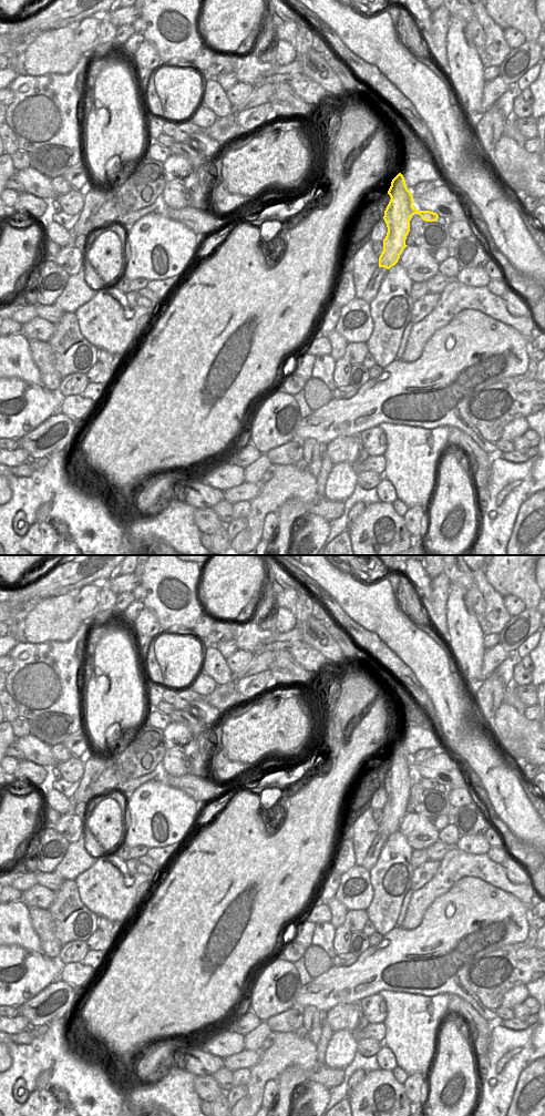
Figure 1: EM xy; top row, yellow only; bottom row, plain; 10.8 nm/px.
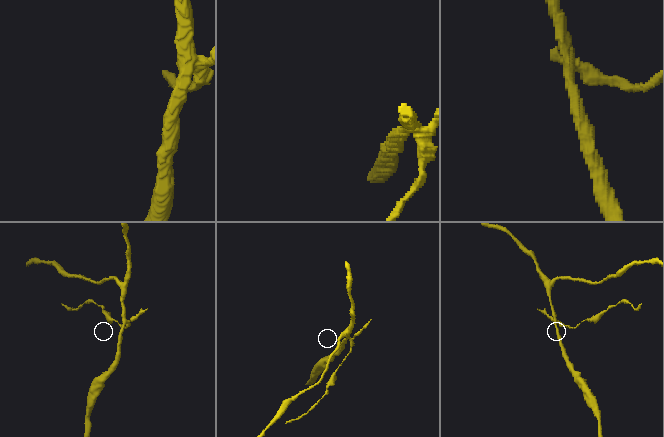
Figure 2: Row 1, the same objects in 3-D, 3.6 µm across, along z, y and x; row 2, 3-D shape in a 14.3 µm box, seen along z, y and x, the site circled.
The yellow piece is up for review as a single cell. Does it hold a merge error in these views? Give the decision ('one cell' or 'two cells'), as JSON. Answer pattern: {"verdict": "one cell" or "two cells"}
{"verdict": "two cells"}

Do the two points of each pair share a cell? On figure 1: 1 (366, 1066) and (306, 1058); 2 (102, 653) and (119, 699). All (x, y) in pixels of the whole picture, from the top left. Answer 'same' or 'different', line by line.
1: different
2: same

